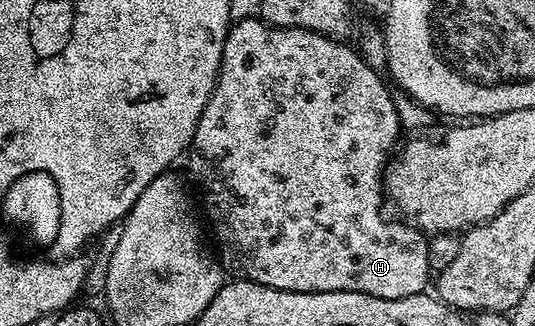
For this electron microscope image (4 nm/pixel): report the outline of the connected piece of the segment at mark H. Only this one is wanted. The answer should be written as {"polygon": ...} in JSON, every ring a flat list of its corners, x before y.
{"polygon":[[260,17,236,20,225,38,221,67,217,70,217,84,193,134,191,150,187,155,189,171,201,190,205,215,213,226,213,235,217,238,218,245,221,246,219,262,228,274,230,271,230,276,250,279,259,285,267,285,280,291,354,291,384,299,420,295,428,288,425,286,428,283,430,286,431,283,431,270,428,265,429,239,400,218,385,219,381,212,383,180,391,156,398,146,397,104,394,96,389,96,389,91,385,88,386,80,381,80,377,76,380,74,347,44,348,42,331,39,328,35,302,27,271,27]]}

